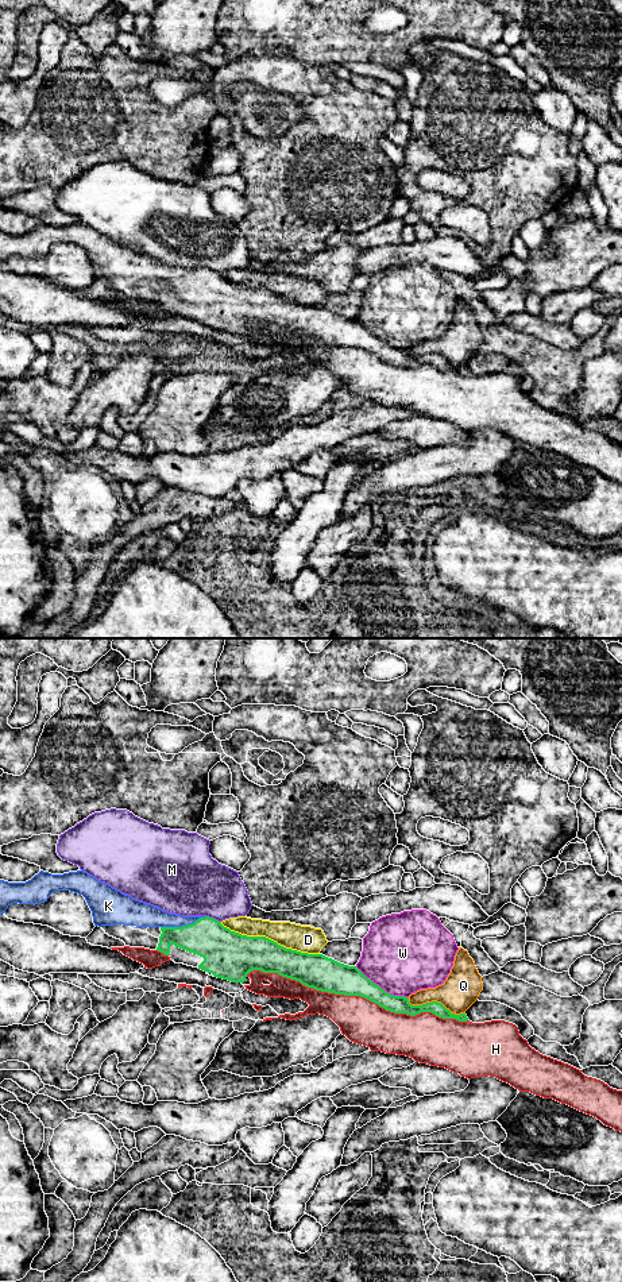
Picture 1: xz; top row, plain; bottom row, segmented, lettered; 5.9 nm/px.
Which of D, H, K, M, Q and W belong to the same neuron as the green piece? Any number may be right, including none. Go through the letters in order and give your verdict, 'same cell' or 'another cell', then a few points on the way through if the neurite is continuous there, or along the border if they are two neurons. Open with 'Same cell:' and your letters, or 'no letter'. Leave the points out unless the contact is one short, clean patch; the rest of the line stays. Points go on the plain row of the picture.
Same cell: K
D: another cell
H: another cell
K: same cell | across xz (219, 298), (182, 278), (142, 267)
M: another cell | along xz (205, 267), (220, 274)
Q: another cell | along xz (408, 350), (412, 356), (440, 354), (452, 365), (464, 366)
W: another cell

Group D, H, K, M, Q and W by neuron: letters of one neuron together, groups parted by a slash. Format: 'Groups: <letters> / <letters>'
Groups: D / H / K / M / Q / W

